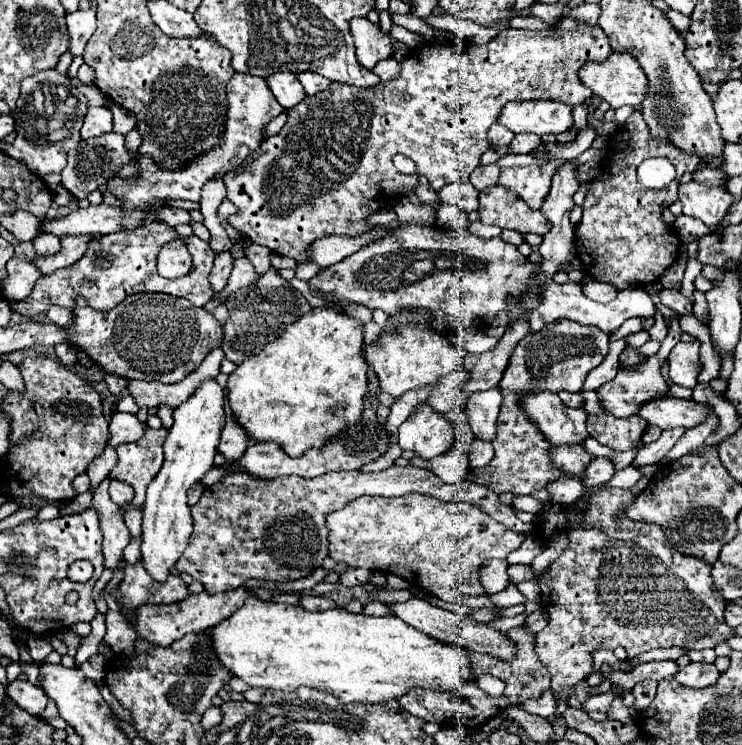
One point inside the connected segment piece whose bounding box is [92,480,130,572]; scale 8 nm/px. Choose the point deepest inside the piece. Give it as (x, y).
(116, 536)

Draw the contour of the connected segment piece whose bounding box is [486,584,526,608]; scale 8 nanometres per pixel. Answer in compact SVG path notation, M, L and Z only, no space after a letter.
M512 584L499 593L486 595L496 606L500 608L509 608L516 604L524 604L526 602L526 599L521 592Z

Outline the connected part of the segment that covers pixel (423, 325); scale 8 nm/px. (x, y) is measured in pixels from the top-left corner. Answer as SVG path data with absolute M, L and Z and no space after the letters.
M402 312L398 316L390 316L390 322L402 324L402 334L390 336L382 332L378 346L366 346L366 362L376 372L382 392L400 398L408 390L438 384L440 378L462 366L466 350L450 344L444 336L434 334L430 324L426 322L426 312Z

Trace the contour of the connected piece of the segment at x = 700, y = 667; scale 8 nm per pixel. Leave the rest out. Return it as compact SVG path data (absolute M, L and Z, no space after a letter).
M690 662L688 666L680 668L676 672L676 680L684 686L690 688L706 688L710 684L714 684L718 680L720 672L714 664L706 664L706 662Z

